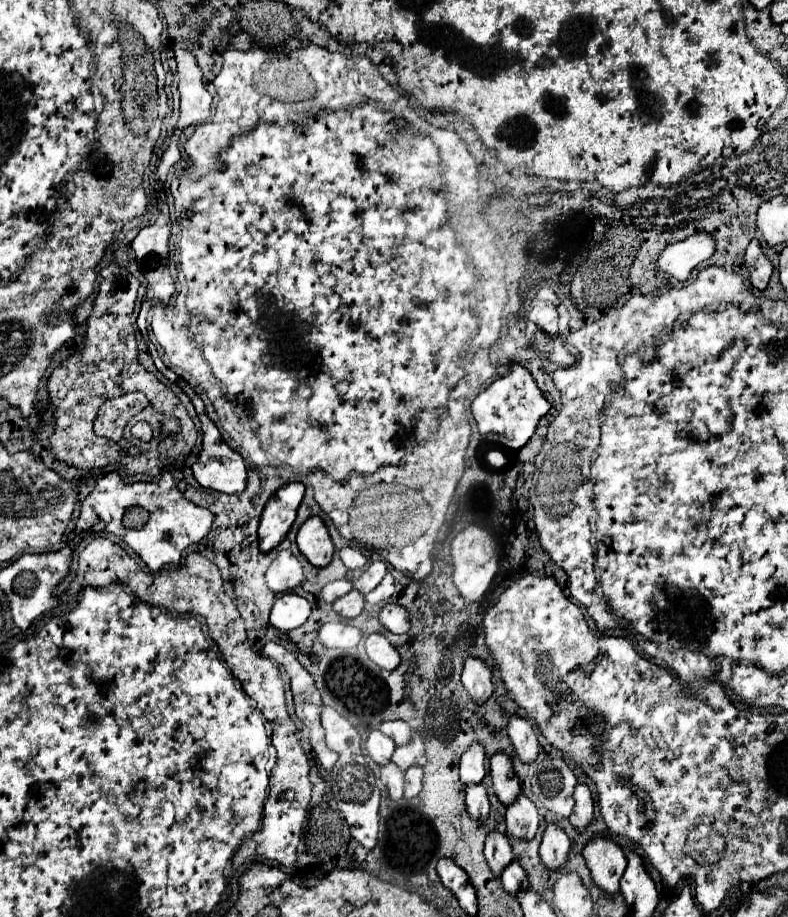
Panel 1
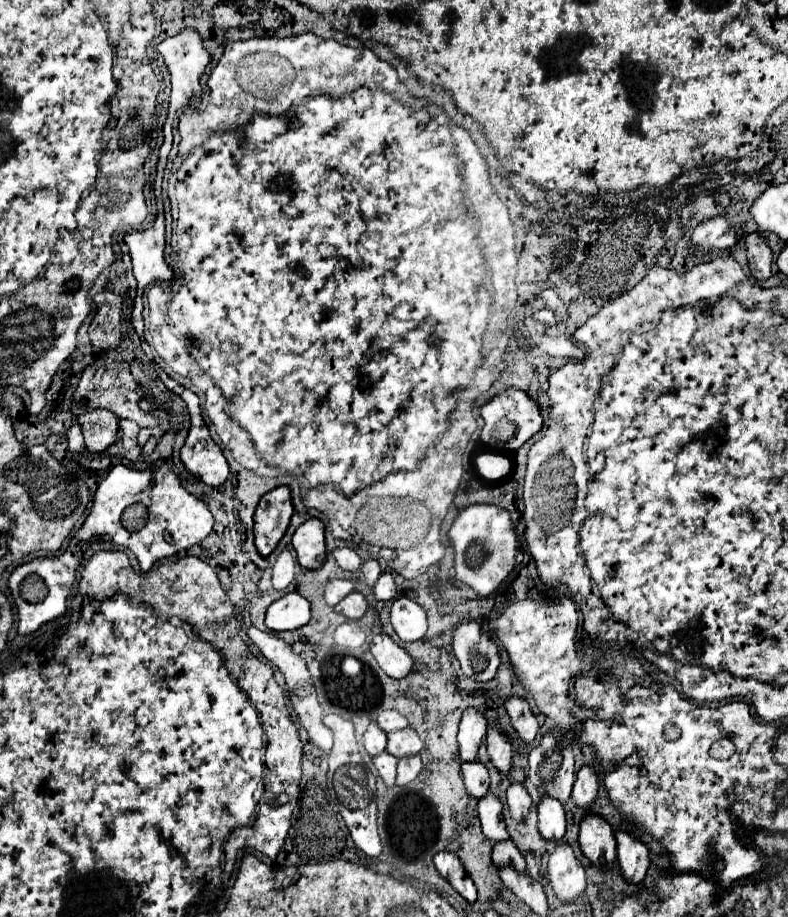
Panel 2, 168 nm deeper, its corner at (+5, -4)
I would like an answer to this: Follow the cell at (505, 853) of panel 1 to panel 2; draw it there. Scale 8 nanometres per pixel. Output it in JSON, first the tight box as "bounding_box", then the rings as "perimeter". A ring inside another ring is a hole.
{"bounding_box":[477,793,509,843],"perimeter":[[[487,793],[485,797],[481,797],[477,803],[477,811],[479,811],[481,827],[487,839],[491,839],[493,843],[497,843],[497,839],[509,839],[509,833],[505,831],[505,821],[503,821],[503,803],[499,801],[497,795]]]}

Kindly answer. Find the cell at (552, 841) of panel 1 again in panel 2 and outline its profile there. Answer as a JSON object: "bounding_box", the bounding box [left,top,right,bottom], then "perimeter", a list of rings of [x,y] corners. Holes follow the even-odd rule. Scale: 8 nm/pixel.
{"bounding_box":[537,795,565,841],"perimeter":[[[541,795],[541,801],[537,805],[539,813],[539,831],[549,841],[561,841],[565,835],[565,809],[563,805],[549,797]]]}

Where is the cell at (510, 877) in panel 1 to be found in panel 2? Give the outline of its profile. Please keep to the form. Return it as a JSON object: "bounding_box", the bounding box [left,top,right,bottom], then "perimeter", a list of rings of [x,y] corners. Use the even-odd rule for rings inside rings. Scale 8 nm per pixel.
{"bounding_box":[493,839,525,871],"perimeter":[[[511,839],[497,841],[493,845],[493,863],[495,865],[499,865],[499,863],[511,863],[511,867],[515,867],[519,871],[525,871],[525,859],[523,859],[521,851],[515,847],[515,843]]]}

